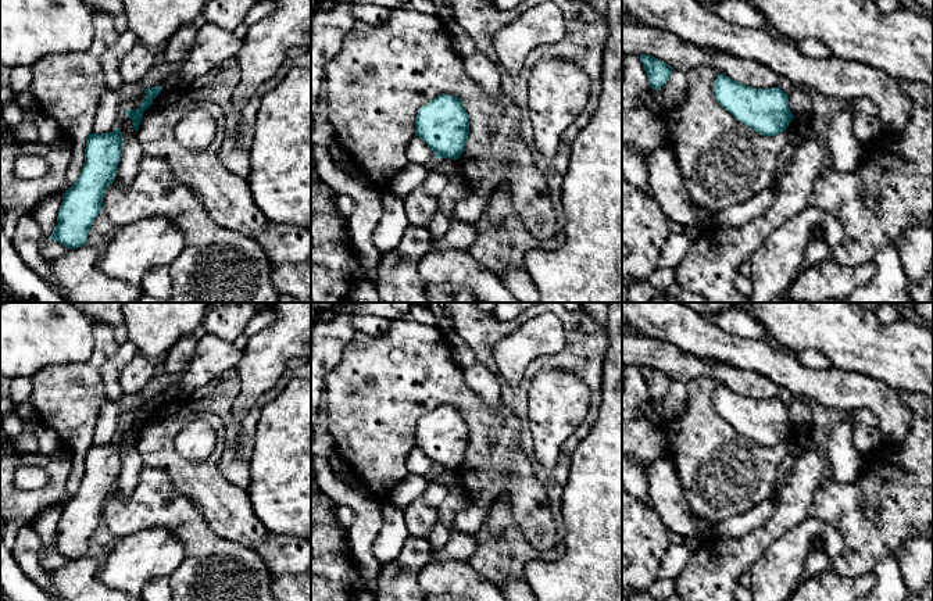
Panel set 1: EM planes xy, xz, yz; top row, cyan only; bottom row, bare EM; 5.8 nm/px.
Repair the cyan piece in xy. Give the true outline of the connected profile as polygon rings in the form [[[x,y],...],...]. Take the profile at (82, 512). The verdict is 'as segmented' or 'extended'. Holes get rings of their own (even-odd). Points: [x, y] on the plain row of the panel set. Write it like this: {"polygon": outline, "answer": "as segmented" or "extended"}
{"polygon": [[[118,437],[108,444],[87,446],[83,479],[78,491],[62,505],[50,551],[69,561],[86,555],[93,532],[103,523],[106,500],[114,493],[121,472],[122,446]]], "answer": "as segmented"}

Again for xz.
{"polygon": [[[439,405],[417,425],[415,447],[422,450],[436,469],[458,471],[469,444],[469,428],[461,409]]], "answer": "as segmented"}

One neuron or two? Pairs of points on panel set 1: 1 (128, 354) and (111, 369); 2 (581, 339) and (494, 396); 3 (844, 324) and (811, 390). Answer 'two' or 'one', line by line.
1: one
2: two
3: two

